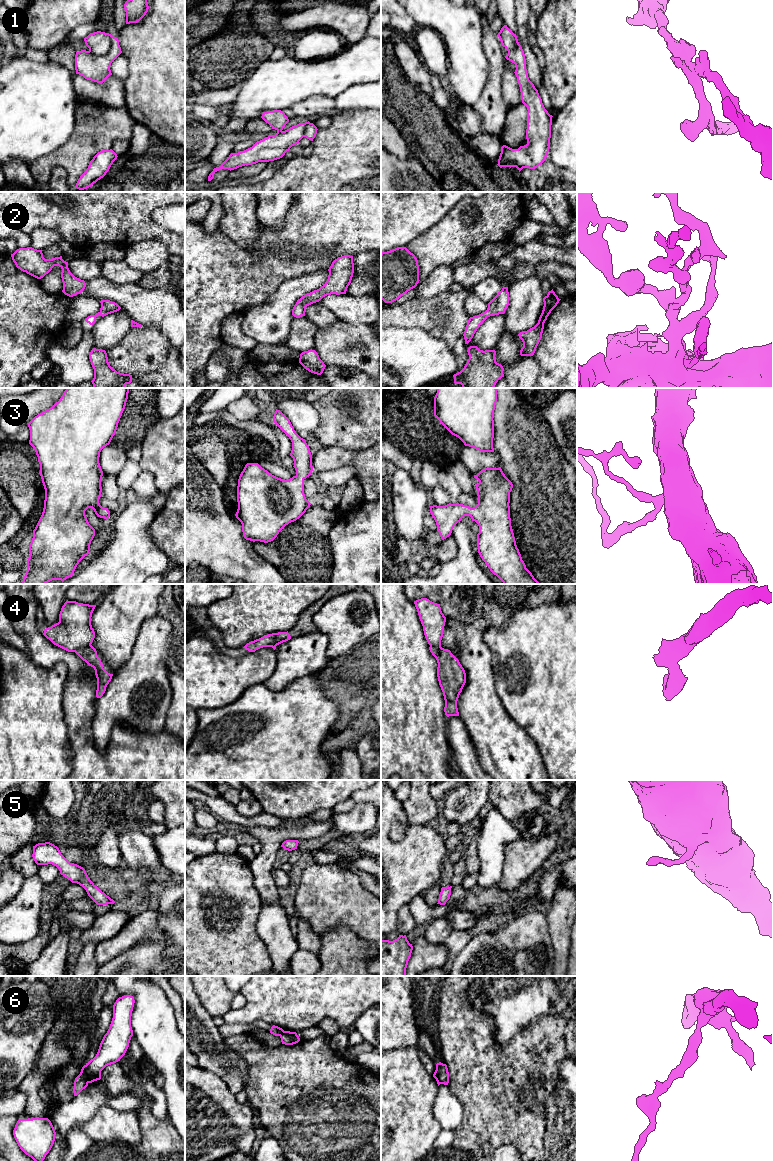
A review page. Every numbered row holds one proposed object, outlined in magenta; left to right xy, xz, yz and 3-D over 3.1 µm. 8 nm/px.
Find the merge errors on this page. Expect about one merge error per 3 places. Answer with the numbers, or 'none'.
1, 4, 6

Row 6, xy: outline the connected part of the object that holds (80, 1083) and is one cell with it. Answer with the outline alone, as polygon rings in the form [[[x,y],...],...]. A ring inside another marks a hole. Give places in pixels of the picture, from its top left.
[[[84,1065],[81,1069],[80,1074],[75,1078],[74,1081],[74,1096],[77,1096],[83,1089],[88,1086],[88,1081],[86,1078],[86,1065]]]

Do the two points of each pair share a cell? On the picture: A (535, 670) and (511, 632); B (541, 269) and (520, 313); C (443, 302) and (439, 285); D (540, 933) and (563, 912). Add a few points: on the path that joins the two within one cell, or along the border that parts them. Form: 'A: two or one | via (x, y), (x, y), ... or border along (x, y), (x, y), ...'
A: one | via (535, 661), (535, 656), (520, 641)
B: one | via (536, 280), (526, 295), (526, 302)
C: two | border along (447, 290), (433, 296), (418, 298)
D: two | border along (545, 916), (553, 949)

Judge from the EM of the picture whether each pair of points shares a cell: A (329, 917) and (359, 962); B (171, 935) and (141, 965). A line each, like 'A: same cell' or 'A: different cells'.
A: different cells
B: same cell

